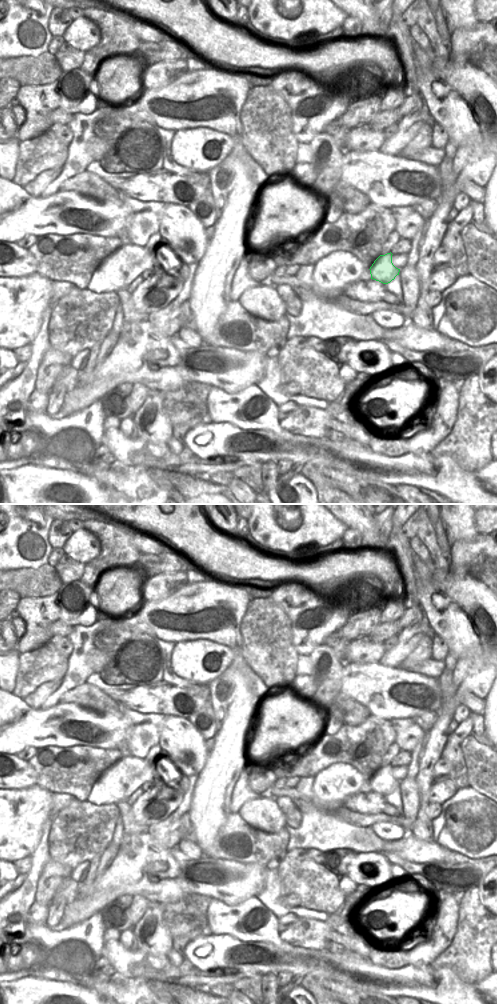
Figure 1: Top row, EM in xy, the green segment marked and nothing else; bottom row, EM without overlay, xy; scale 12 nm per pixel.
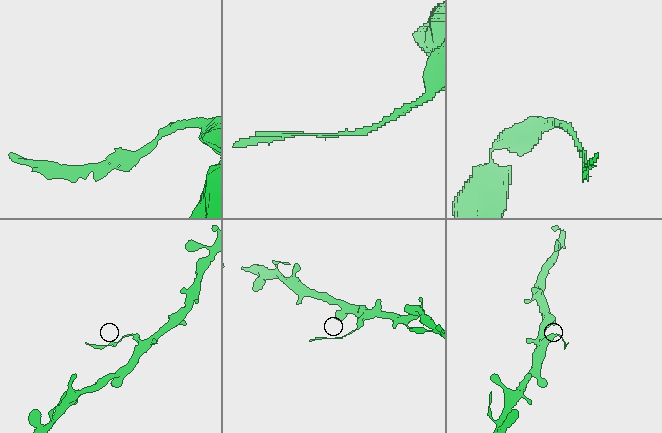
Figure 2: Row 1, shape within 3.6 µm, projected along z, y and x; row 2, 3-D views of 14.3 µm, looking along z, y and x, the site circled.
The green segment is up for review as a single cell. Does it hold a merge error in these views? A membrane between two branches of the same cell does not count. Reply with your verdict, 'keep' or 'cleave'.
cleave

